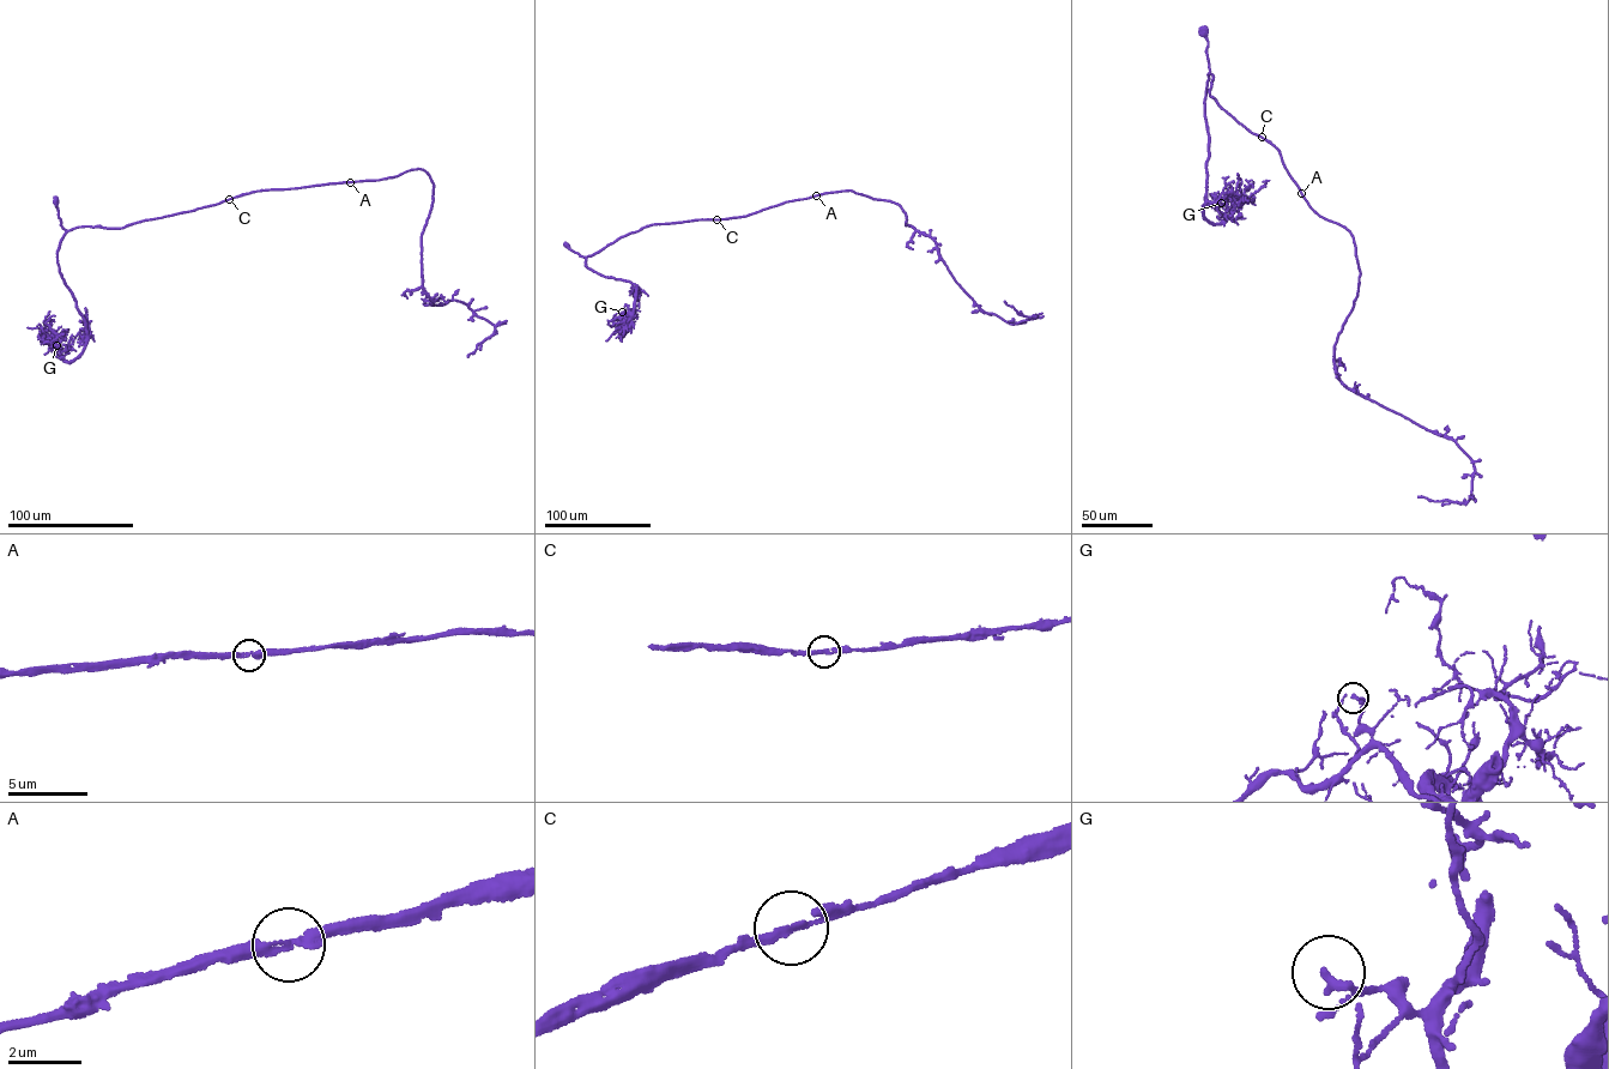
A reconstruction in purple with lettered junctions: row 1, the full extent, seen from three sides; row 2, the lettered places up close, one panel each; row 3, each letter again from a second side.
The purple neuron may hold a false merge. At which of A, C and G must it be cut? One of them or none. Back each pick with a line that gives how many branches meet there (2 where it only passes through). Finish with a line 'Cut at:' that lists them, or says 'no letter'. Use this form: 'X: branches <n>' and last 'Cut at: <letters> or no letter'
Cut at: no letter

